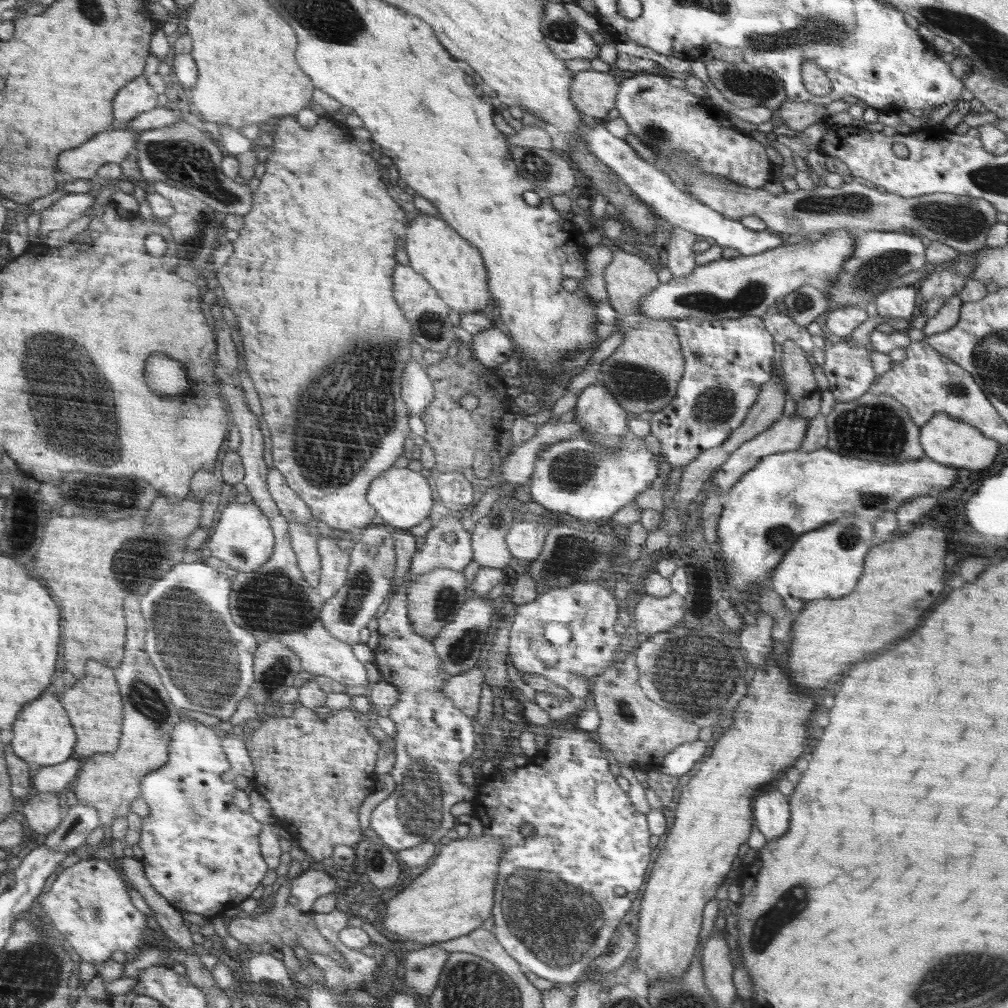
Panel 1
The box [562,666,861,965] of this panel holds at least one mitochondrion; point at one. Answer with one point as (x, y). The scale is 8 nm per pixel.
(795, 899)

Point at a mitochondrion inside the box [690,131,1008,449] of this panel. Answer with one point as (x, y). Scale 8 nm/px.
(954, 221)

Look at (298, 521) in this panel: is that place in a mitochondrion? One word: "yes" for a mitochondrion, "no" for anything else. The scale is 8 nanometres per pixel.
no

